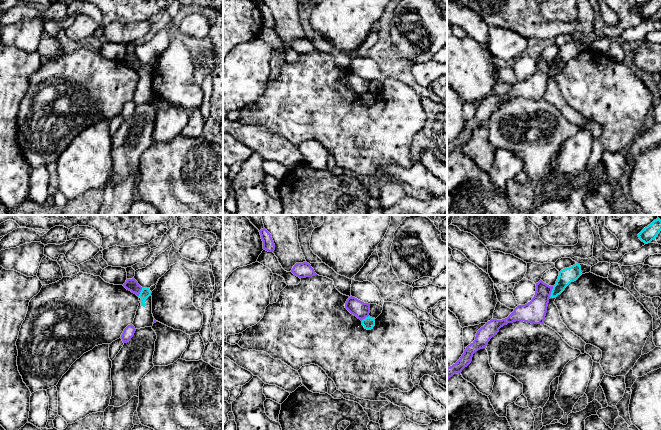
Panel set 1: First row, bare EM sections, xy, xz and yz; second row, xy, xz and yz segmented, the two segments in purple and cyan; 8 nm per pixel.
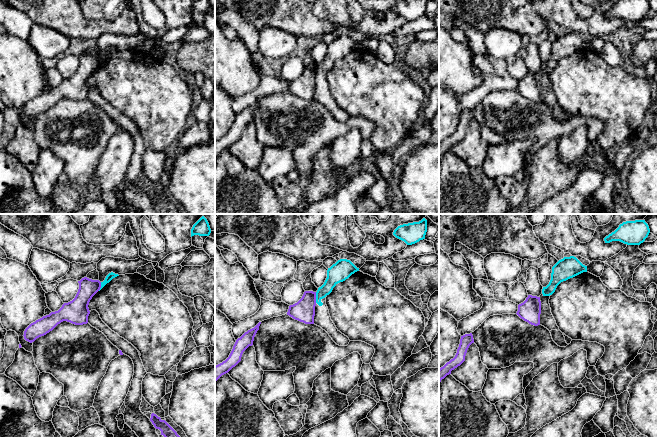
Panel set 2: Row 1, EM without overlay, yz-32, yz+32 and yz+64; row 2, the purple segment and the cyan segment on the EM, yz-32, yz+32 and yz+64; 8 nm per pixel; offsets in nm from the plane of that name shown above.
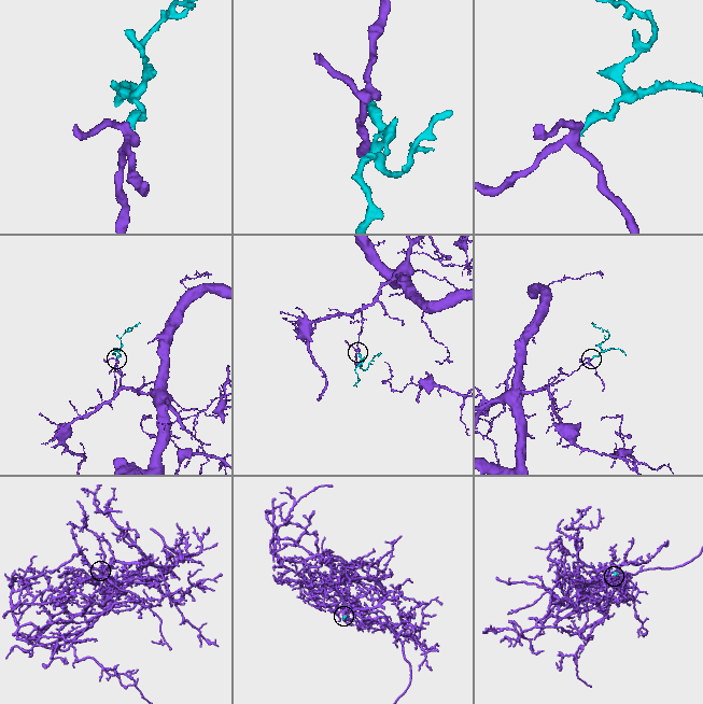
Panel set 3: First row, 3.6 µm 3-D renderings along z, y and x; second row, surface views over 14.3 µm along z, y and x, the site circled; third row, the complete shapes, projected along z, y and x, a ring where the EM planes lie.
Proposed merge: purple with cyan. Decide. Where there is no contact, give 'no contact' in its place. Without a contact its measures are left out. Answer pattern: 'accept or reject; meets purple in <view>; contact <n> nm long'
reject; meets purple in yz; contact 100 nm long

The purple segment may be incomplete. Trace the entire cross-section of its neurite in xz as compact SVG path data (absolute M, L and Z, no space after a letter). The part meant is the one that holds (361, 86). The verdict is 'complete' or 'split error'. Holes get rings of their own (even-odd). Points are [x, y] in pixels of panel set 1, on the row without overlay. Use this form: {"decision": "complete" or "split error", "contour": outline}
{"decision": "complete", "contour": "M352 72L347 75L345 84L361 97L368 93L370 89L370 80L364 79Z"}

